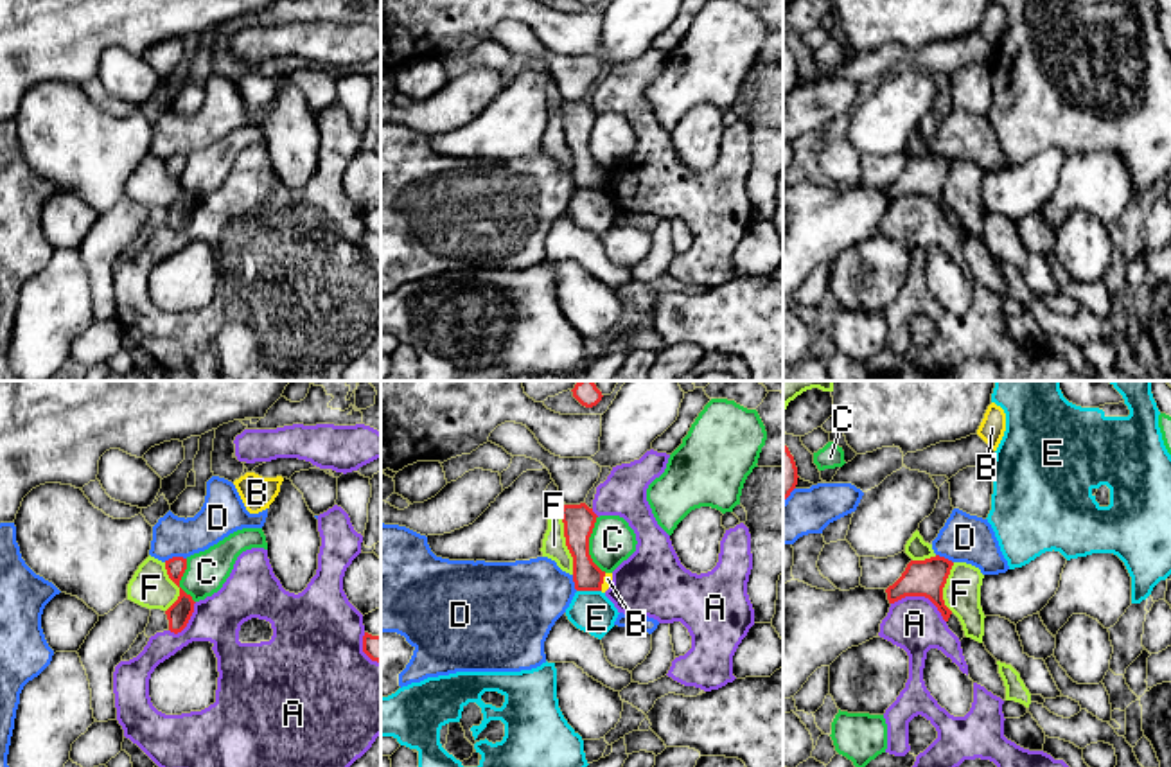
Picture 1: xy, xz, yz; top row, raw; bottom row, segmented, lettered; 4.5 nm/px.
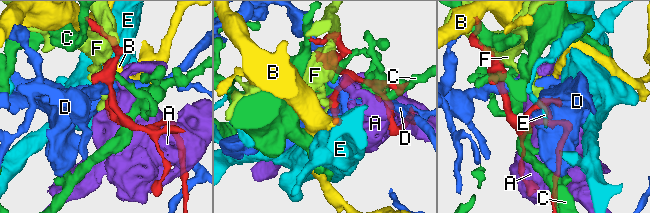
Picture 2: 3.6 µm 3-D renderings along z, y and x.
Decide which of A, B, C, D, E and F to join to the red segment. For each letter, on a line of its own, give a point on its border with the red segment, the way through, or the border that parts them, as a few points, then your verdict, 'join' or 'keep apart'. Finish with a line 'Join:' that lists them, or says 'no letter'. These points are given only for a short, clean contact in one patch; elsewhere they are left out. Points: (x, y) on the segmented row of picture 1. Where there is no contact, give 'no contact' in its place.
A: yz (922, 595) | keep apart
B: xz (602, 582) | along xz (606, 573), (600, 590) | keep apart
C: xz (588, 545) | keep apart
D: xy (175, 557) | keep apart
E: xz (589, 590) | keep apart
F: xz (566, 543) | keep apart
Join: no letter

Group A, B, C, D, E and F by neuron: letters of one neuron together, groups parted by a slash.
A / B / C / D / E / F

